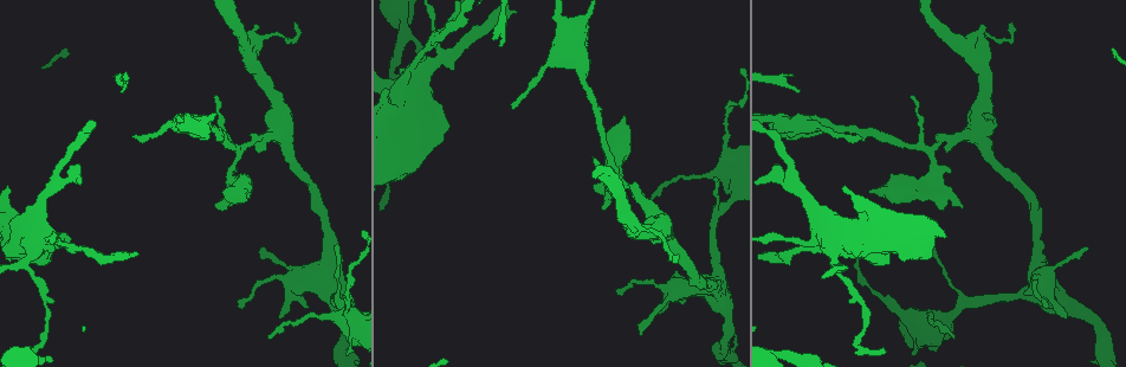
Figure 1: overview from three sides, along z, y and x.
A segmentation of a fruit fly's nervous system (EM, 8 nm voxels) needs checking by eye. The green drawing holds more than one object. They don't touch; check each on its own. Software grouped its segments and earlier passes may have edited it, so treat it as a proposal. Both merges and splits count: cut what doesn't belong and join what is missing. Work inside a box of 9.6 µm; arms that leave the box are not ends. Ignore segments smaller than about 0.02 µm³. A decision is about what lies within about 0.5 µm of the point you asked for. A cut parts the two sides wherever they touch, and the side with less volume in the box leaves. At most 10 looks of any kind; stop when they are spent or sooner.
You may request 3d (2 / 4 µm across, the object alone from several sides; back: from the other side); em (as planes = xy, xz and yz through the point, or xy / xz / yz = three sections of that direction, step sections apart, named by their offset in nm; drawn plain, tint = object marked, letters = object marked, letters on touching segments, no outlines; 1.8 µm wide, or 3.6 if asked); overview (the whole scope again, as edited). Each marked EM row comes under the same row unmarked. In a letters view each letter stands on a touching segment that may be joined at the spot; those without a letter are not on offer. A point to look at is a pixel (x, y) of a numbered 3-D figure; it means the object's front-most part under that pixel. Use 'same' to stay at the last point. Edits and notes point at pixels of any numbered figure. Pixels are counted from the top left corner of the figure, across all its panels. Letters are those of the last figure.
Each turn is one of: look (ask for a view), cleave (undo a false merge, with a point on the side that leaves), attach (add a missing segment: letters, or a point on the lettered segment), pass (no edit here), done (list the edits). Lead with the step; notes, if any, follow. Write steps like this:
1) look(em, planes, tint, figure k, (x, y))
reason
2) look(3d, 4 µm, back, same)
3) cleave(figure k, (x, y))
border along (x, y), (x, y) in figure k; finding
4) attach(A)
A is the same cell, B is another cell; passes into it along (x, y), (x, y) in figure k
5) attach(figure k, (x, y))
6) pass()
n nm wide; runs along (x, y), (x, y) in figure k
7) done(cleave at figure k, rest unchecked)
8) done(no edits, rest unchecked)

look(em, planes, letters, figure 1, (975, 118))
closes a loop

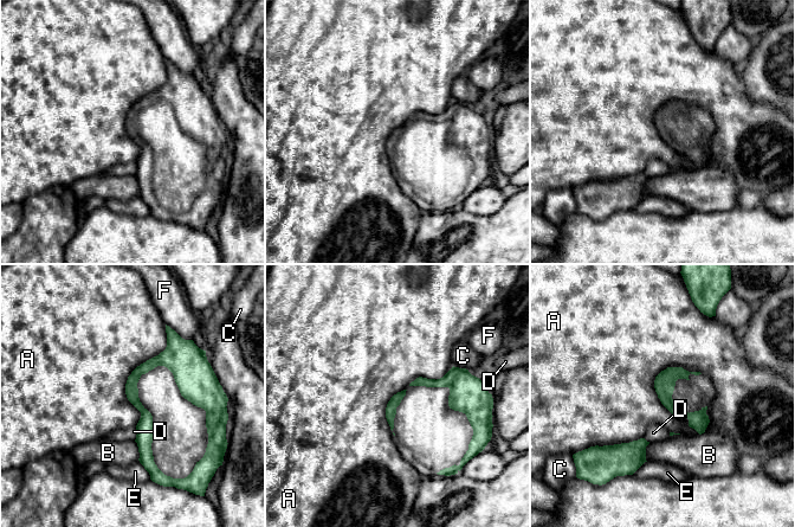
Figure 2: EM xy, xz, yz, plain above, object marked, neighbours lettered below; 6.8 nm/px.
pass()
A, B, C, D, E and F are other cells; border along (667, 366), (657, 397), (699, 434) in figure 2; all the same cell

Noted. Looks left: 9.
look(3d, 4 µm, figure 1, (626, 118))
stops while still wide

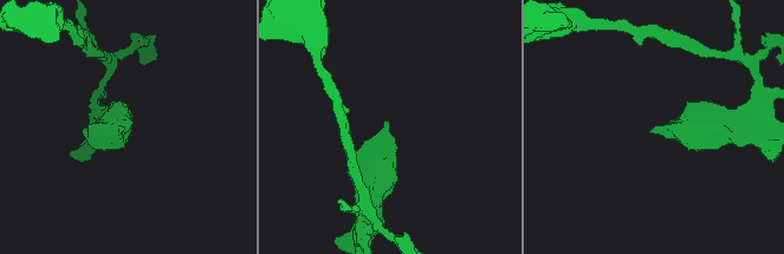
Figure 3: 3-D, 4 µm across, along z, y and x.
look(em, 3.6 µm, yz, step 4, letters, figure 3, (650, 130))
need the tissue

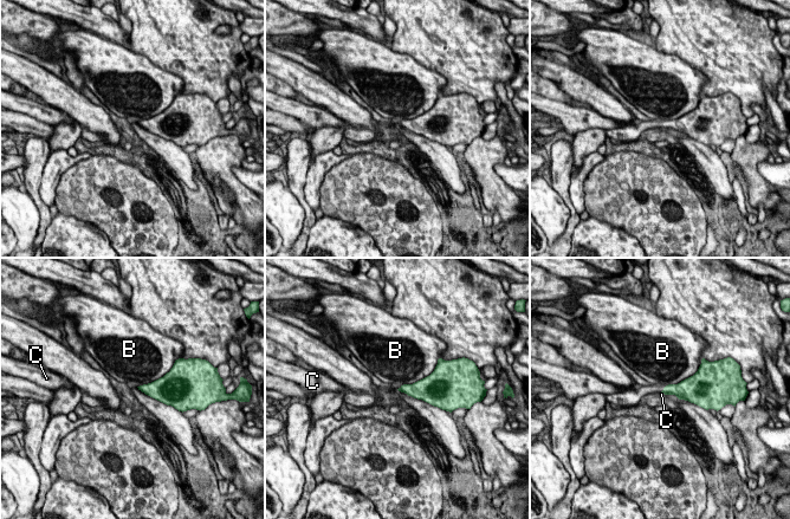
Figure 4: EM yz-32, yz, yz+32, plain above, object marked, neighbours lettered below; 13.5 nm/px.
look(em, 3.6 µm, planes, letters, same)

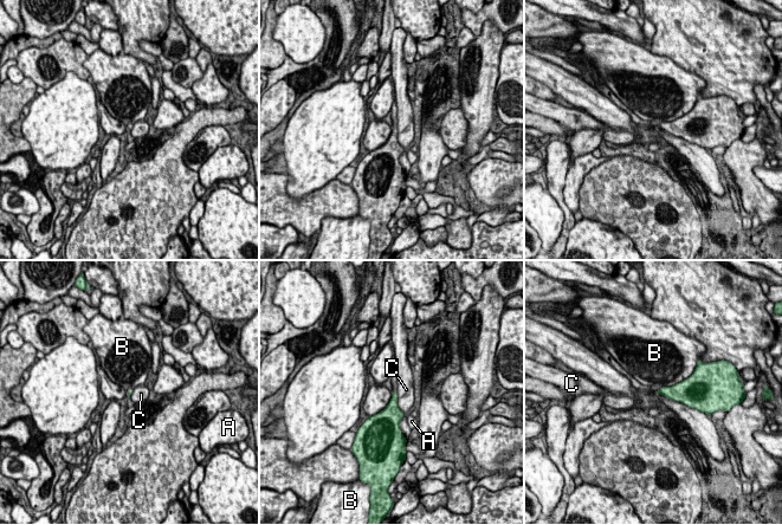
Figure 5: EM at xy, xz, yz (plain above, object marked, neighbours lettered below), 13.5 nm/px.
pass()
A, B and C are other cells; border along (692, 373), (657, 391) in figure 5; none of them fits

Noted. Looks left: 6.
look(em, 3.6 µm, planes, letters, figure 1, (402, 24))
sudden change in width

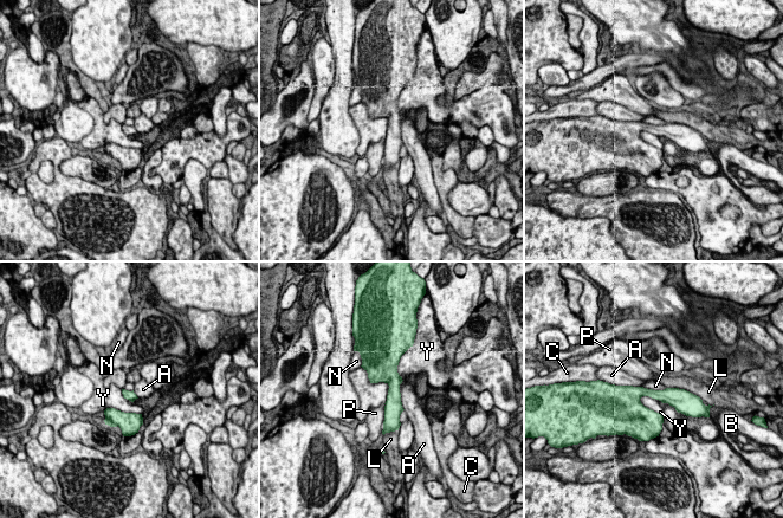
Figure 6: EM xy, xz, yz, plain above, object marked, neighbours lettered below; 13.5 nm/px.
pass()
A, B, C, L, N, P and Y are other cells; runs along (390, 360), (392, 428) in figure 6; continuous, no second cell

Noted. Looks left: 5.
look(3d, 4 µm, figure 1, (882, 352))
long arm stops here

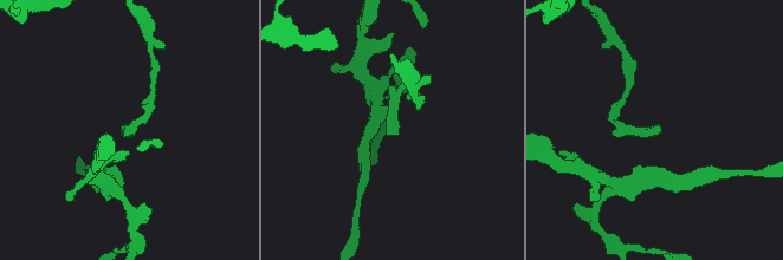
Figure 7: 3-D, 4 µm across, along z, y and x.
look(em, xz, step 8, tint, figure 7, (660, 127))

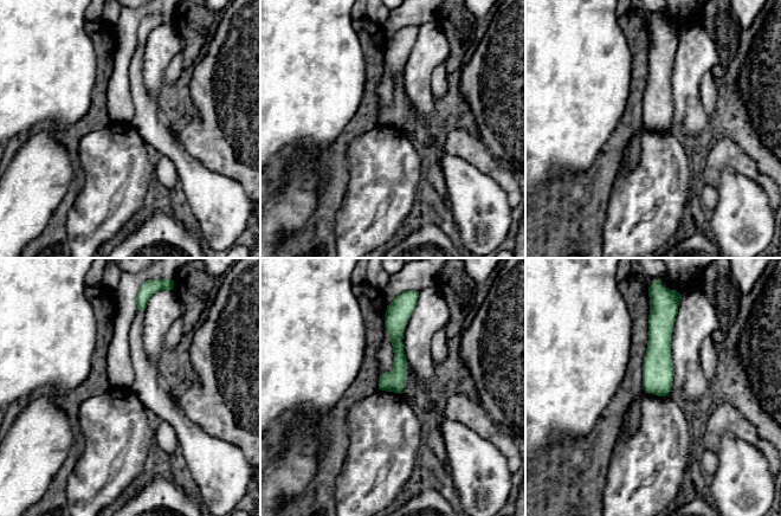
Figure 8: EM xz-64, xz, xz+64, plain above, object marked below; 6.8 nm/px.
look(em, planes, letters, same)
cut it another way

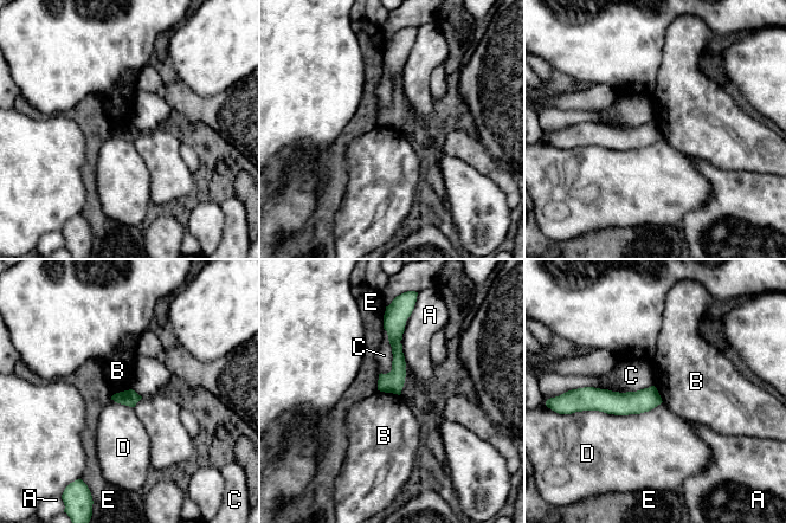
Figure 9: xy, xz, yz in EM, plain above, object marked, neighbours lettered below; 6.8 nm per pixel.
pass()
D touches over 600 nm; A, B, C, D and E are other cells; border along (378, 389), (399, 395) in figure 9; none of them fits

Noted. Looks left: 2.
done(no edits, rest unchecked)

